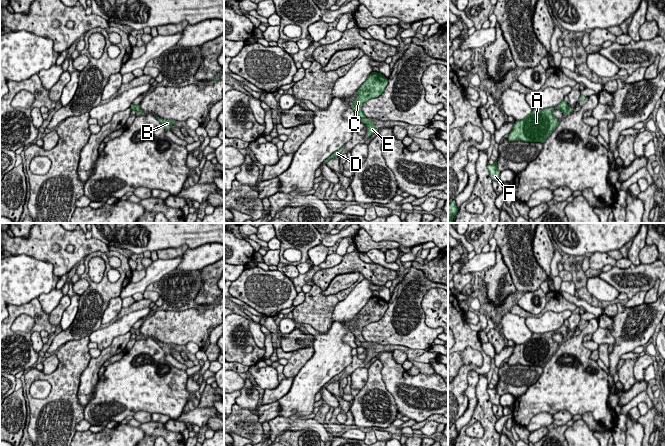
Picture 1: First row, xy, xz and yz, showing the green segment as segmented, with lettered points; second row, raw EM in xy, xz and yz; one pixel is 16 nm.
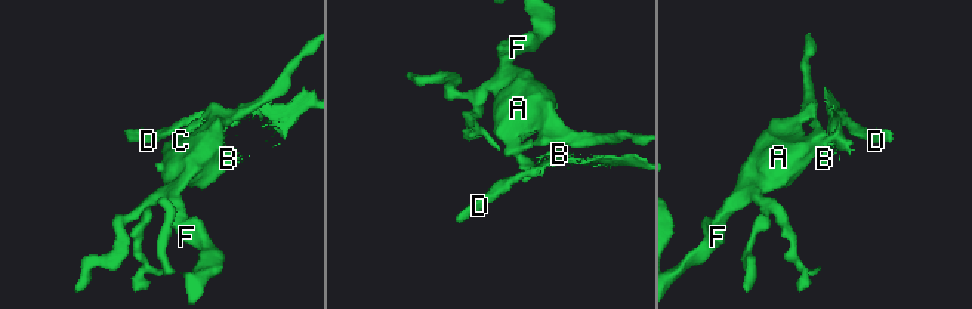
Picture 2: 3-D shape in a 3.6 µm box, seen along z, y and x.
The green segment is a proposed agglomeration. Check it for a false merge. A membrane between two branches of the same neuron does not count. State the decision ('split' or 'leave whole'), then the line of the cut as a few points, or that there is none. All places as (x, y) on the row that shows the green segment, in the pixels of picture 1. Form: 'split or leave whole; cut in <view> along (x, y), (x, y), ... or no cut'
split; cut in xz along (364, 117), (361, 119)

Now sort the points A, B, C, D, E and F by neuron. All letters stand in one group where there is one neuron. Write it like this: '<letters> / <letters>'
A C F / B D E

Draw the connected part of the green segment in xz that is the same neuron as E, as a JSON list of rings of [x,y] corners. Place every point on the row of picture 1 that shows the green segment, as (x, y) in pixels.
[[[362,118],[361,122],[367,126],[367,132],[366,132],[367,137],[370,137],[372,134],[376,133],[379,129],[379,126],[375,127],[373,121],[369,119]]]

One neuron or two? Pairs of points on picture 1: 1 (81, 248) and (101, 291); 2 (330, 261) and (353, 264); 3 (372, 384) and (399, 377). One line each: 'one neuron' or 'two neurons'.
1: two neurons
2: two neurons
3: two neurons

